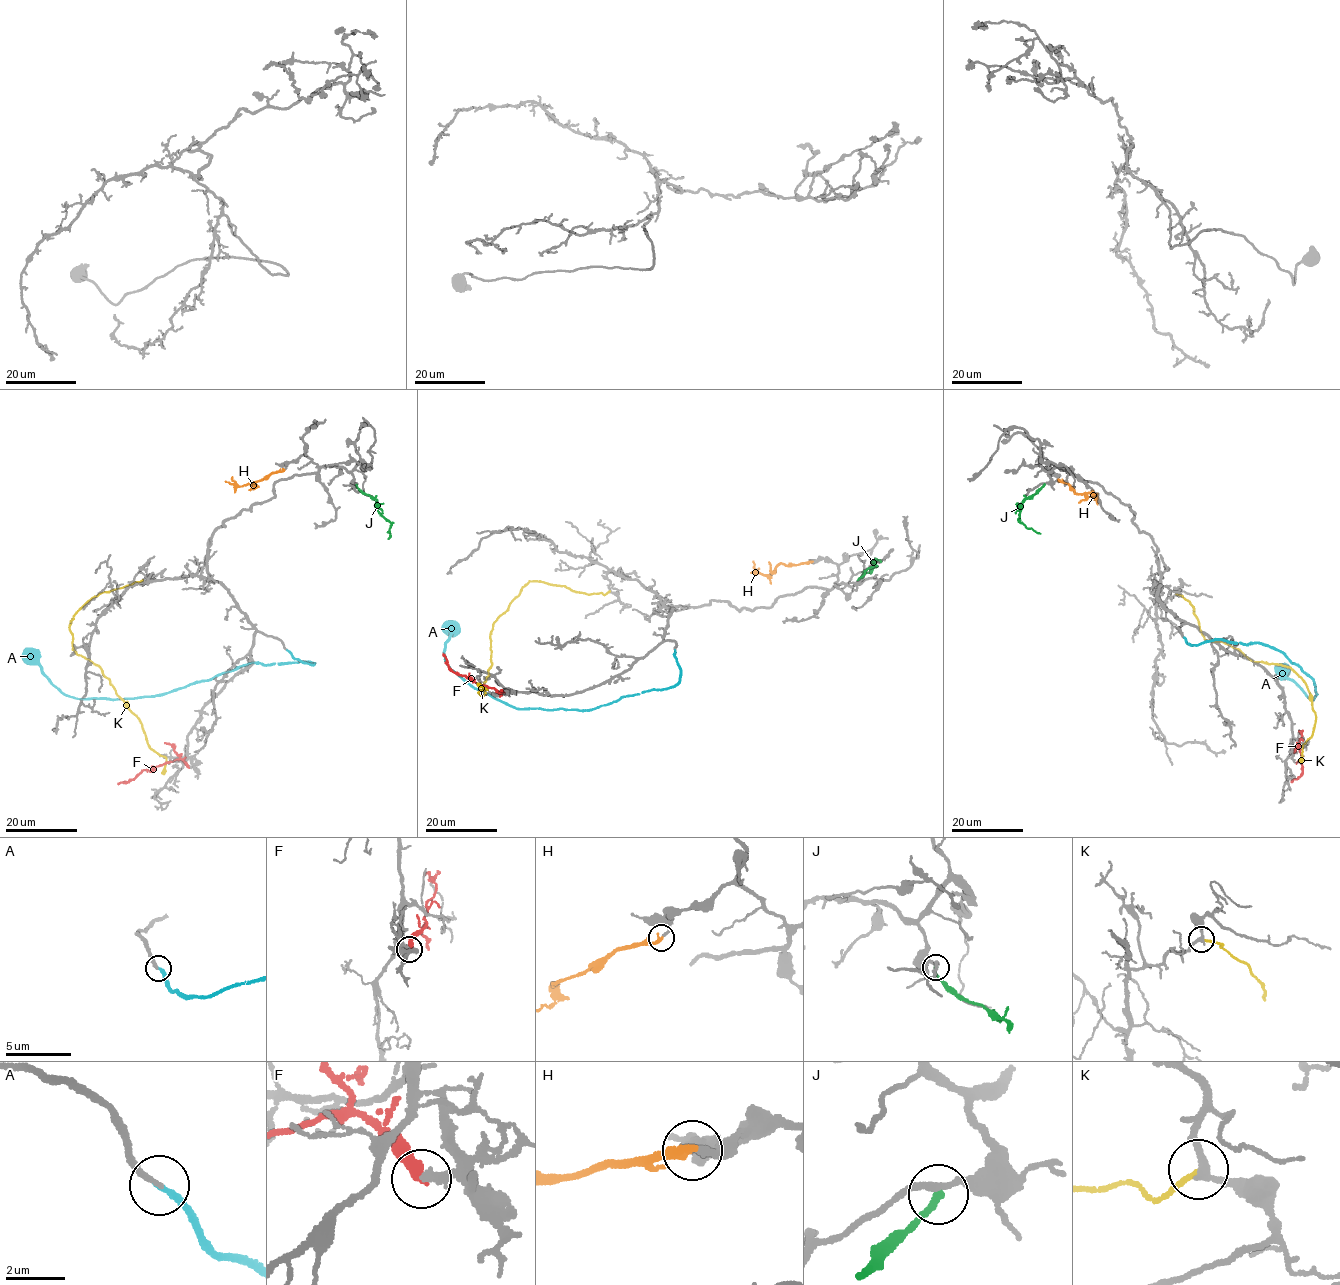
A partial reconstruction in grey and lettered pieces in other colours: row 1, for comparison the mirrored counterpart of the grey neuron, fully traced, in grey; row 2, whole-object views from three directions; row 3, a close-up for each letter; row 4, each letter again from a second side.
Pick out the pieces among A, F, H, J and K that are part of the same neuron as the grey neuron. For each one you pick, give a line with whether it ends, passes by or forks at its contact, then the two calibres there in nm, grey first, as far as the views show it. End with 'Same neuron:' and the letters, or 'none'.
A: it ends | 200/200 nm
H: it ends | 240/280 nm
Same neuron: A, H

